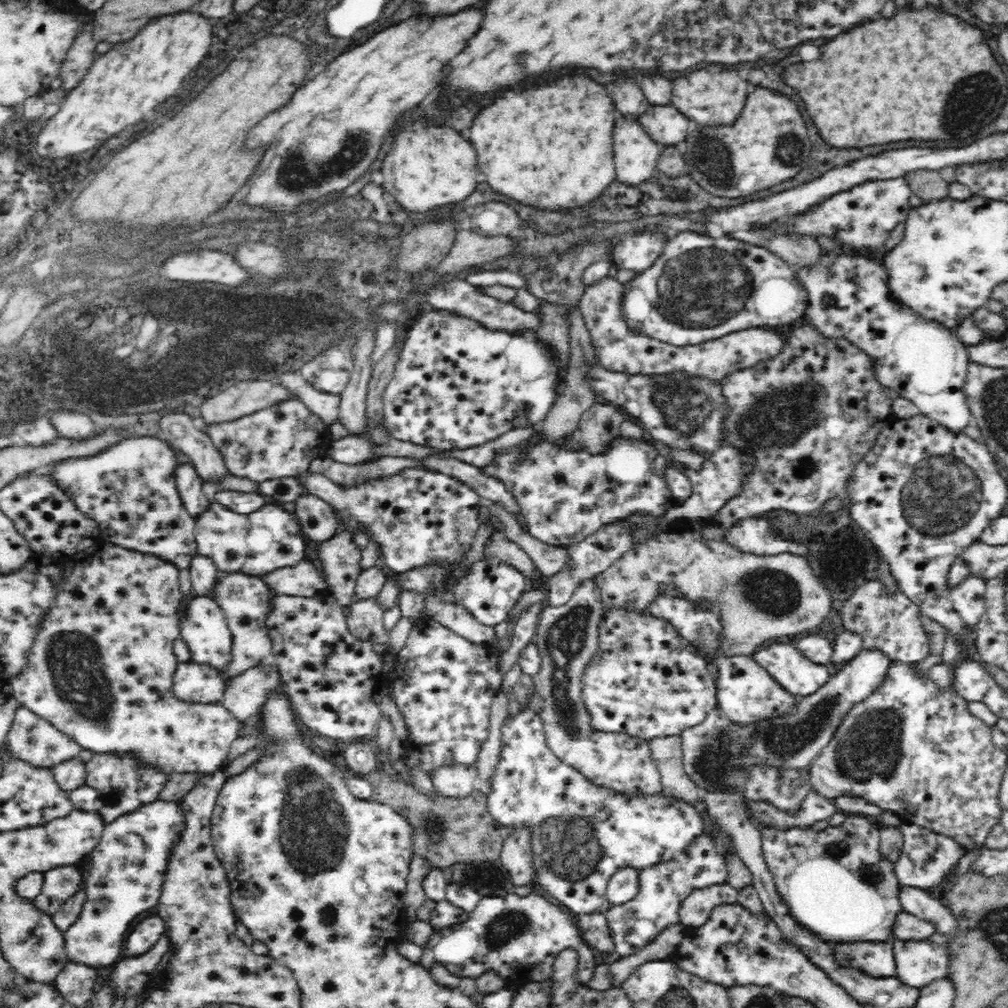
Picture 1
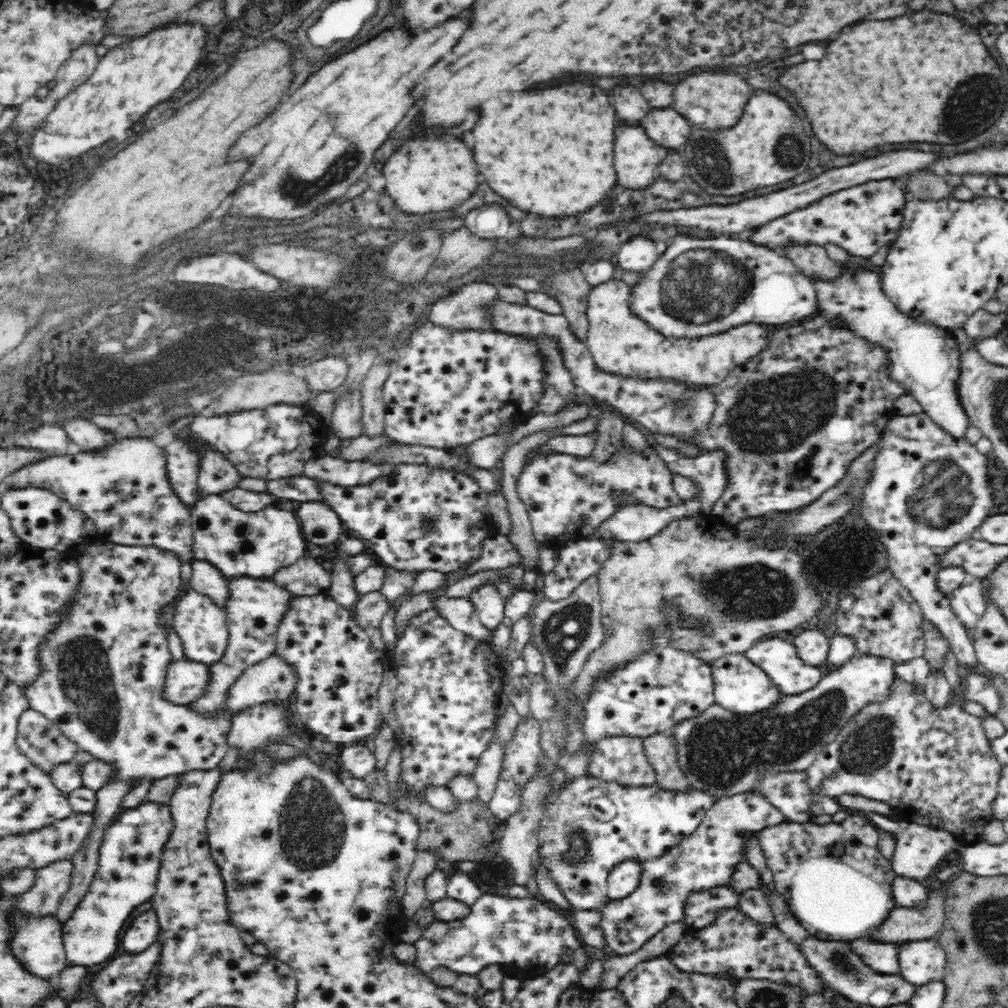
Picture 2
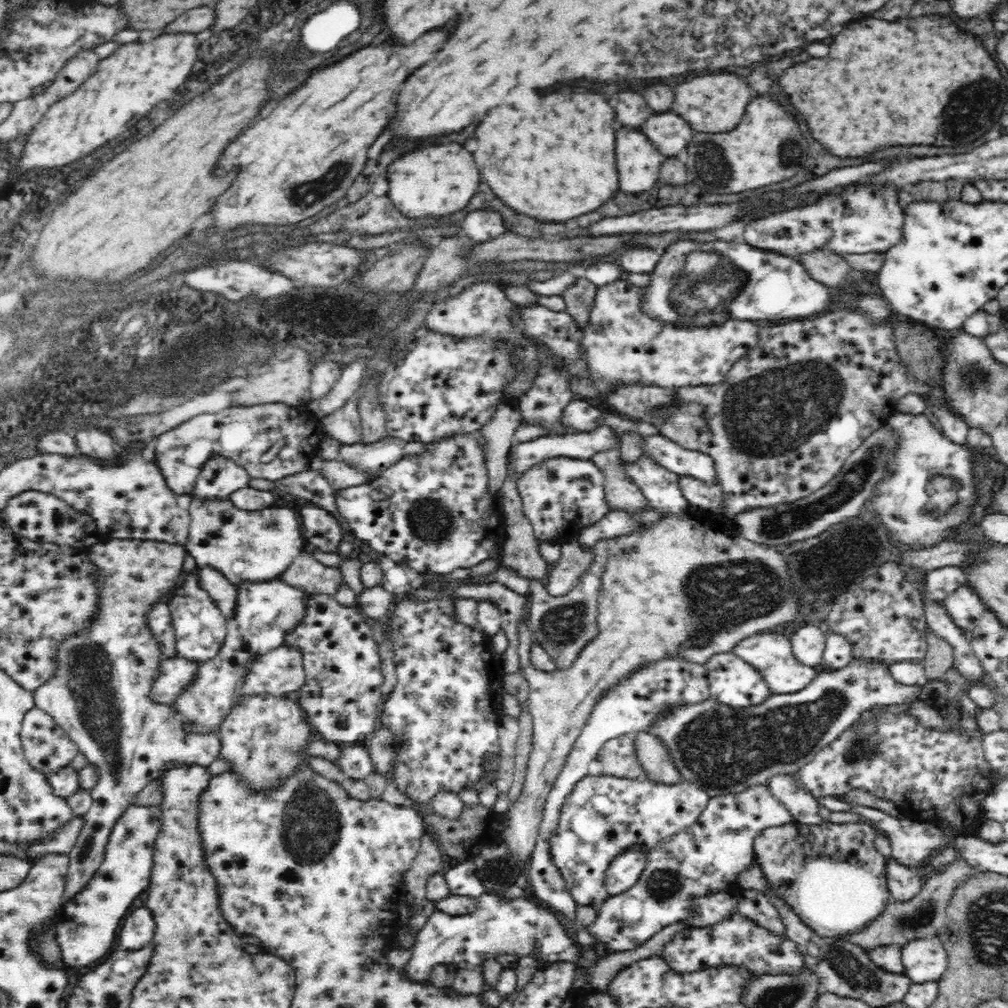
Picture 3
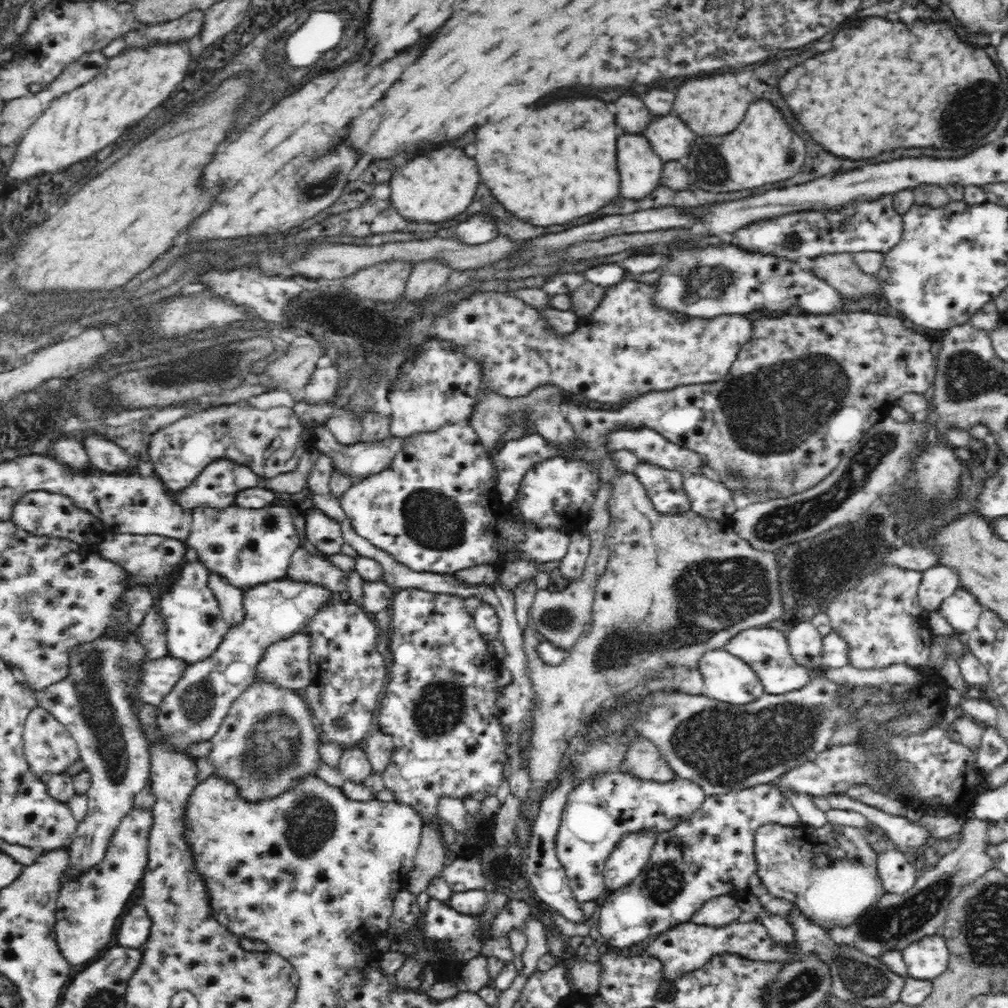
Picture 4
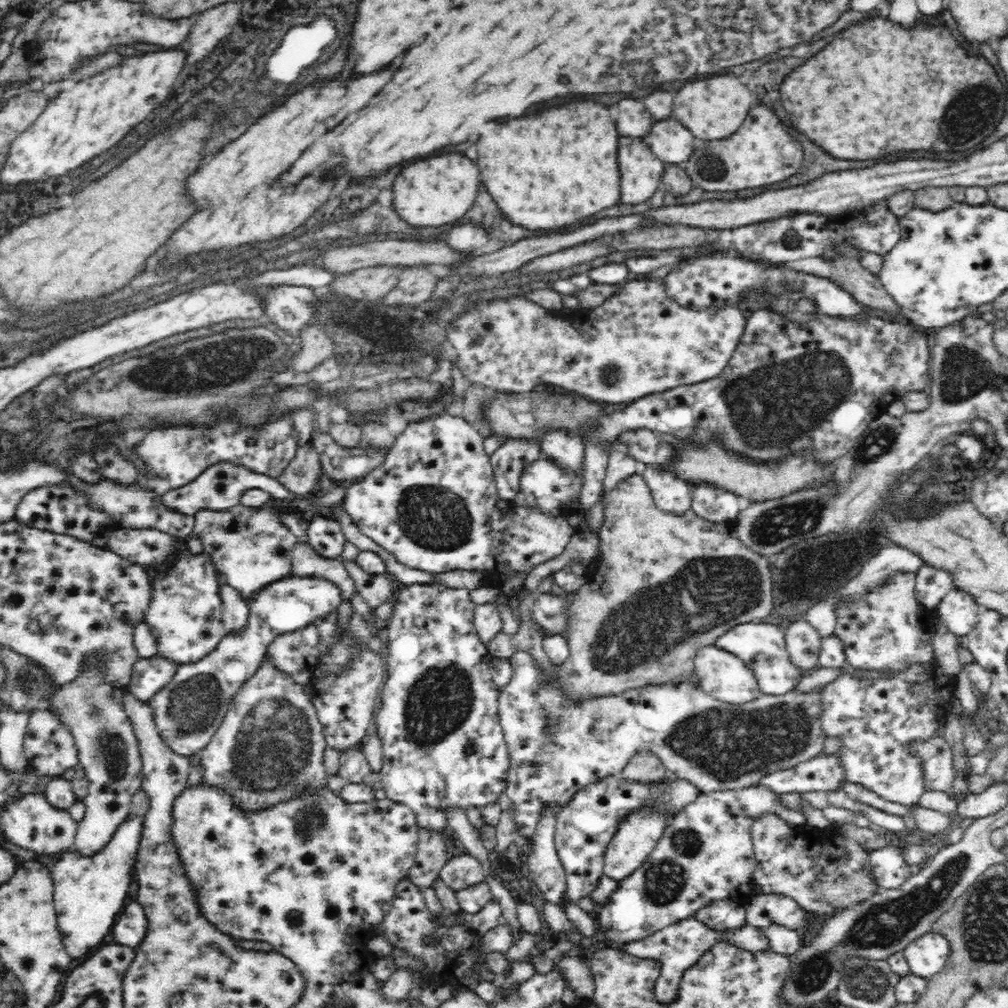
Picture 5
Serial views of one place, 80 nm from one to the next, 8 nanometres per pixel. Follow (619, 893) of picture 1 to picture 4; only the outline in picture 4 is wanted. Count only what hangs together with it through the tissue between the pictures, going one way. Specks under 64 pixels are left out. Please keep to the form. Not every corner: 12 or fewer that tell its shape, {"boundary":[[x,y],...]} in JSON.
{"boundary":[[659,833],[620,837],[605,862],[606,888],[627,885],[648,864]]}

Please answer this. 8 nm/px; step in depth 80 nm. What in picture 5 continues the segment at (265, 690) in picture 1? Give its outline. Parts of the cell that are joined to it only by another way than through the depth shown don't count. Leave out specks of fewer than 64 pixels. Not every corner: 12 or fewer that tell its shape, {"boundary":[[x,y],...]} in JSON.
{"boundary":[[316,623],[285,632],[269,658],[308,685],[321,656]]}

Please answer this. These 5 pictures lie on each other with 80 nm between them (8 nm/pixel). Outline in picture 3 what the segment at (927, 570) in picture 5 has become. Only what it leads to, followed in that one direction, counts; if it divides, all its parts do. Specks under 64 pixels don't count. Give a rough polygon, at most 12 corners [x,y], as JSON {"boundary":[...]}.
{"boundary":[[963,568],[926,573],[923,600],[943,602],[966,586]]}

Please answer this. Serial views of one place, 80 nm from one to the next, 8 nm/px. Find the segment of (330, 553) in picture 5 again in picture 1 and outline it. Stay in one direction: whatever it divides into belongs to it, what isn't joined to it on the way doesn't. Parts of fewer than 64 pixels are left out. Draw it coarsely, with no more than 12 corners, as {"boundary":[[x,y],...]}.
{"boundary":[[308,494],[294,512],[306,540],[328,543],[342,525],[334,508]]}

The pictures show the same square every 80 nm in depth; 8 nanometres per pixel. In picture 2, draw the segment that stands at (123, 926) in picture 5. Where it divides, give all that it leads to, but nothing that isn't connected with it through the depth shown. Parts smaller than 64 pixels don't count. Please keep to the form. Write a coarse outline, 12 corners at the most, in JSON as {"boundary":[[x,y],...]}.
{"boundary":[[152,910],[128,922],[120,946],[142,952],[157,940],[159,924]]}

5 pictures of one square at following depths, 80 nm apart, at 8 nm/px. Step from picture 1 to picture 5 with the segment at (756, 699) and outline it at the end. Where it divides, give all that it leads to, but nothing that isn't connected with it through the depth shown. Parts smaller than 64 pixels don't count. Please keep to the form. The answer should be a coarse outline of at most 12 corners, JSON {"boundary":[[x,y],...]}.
{"boundary":[[704,645],[694,673],[708,694],[741,705],[760,694],[743,660]]}

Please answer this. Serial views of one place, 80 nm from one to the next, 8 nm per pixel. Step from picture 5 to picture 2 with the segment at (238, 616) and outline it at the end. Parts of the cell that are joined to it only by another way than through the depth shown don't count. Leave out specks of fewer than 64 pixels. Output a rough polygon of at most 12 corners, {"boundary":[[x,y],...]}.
{"boundary":[[192,560],[189,586],[226,611],[229,580],[208,561]]}

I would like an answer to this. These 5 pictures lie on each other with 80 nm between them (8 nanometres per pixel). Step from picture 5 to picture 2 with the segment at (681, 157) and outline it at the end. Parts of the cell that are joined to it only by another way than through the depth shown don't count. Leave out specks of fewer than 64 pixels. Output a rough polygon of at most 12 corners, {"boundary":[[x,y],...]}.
{"boundary":[[652,109],[642,126],[650,140],[676,152],[690,138],[678,112]]}

